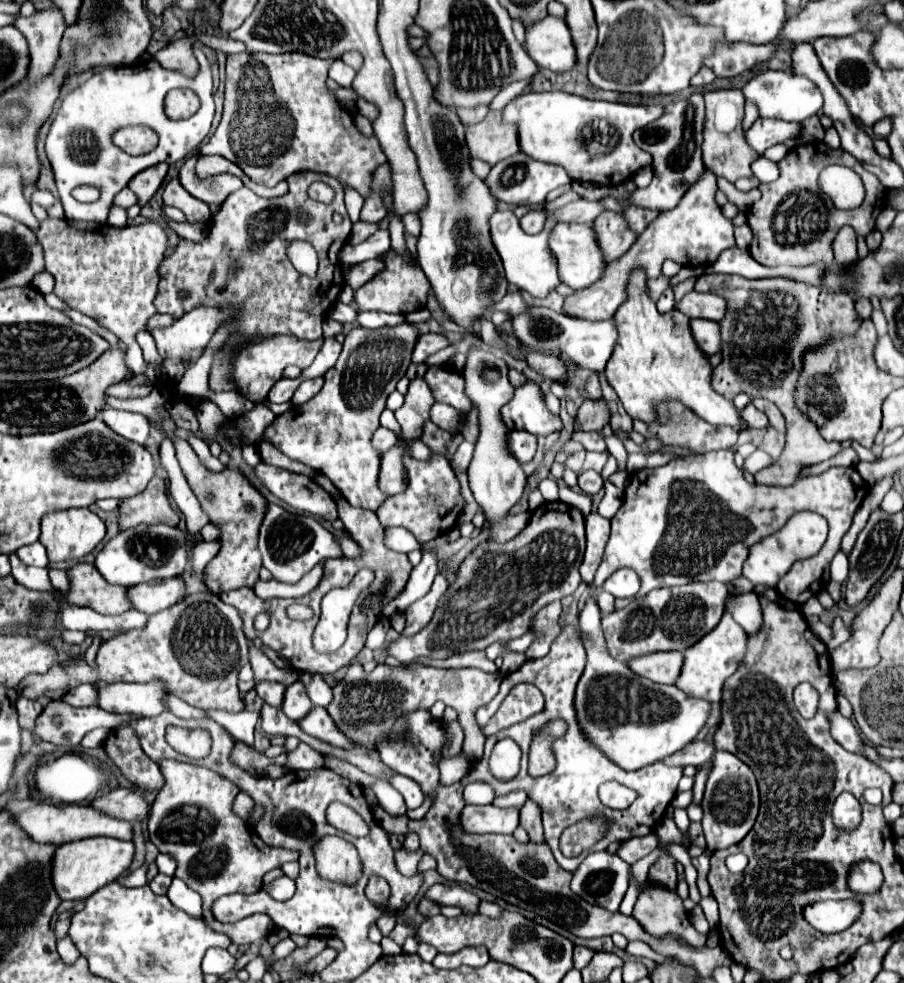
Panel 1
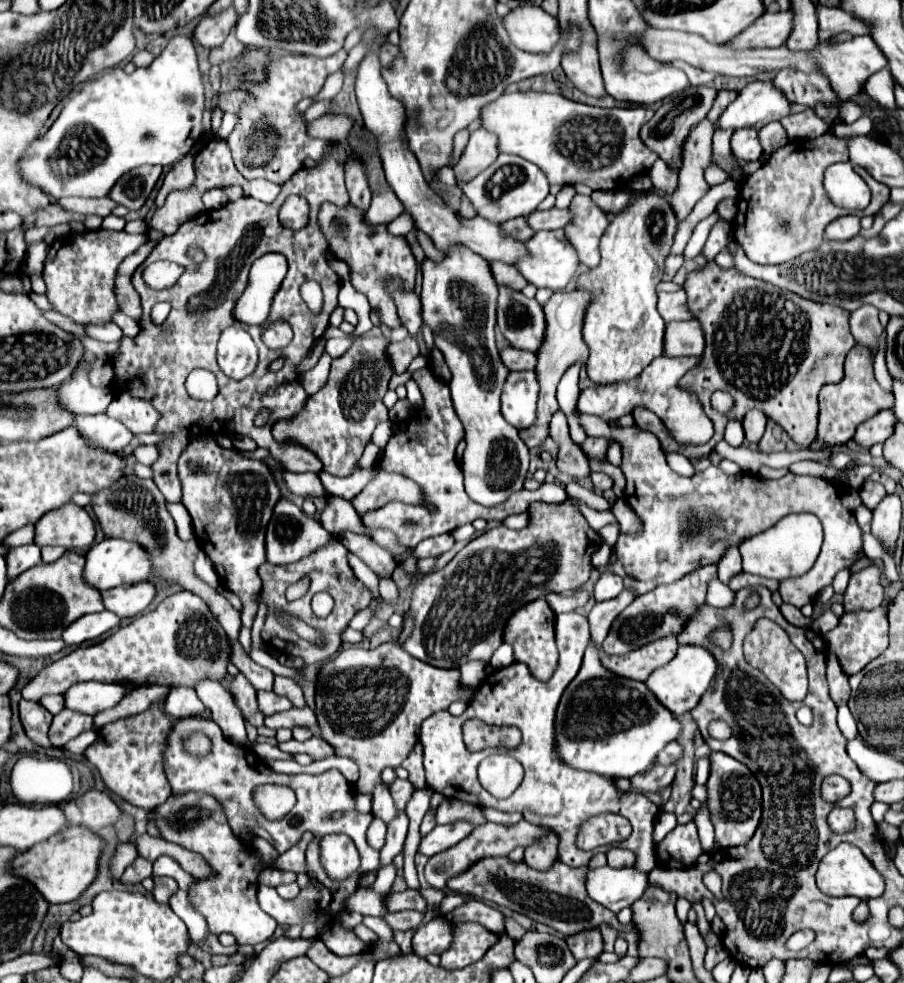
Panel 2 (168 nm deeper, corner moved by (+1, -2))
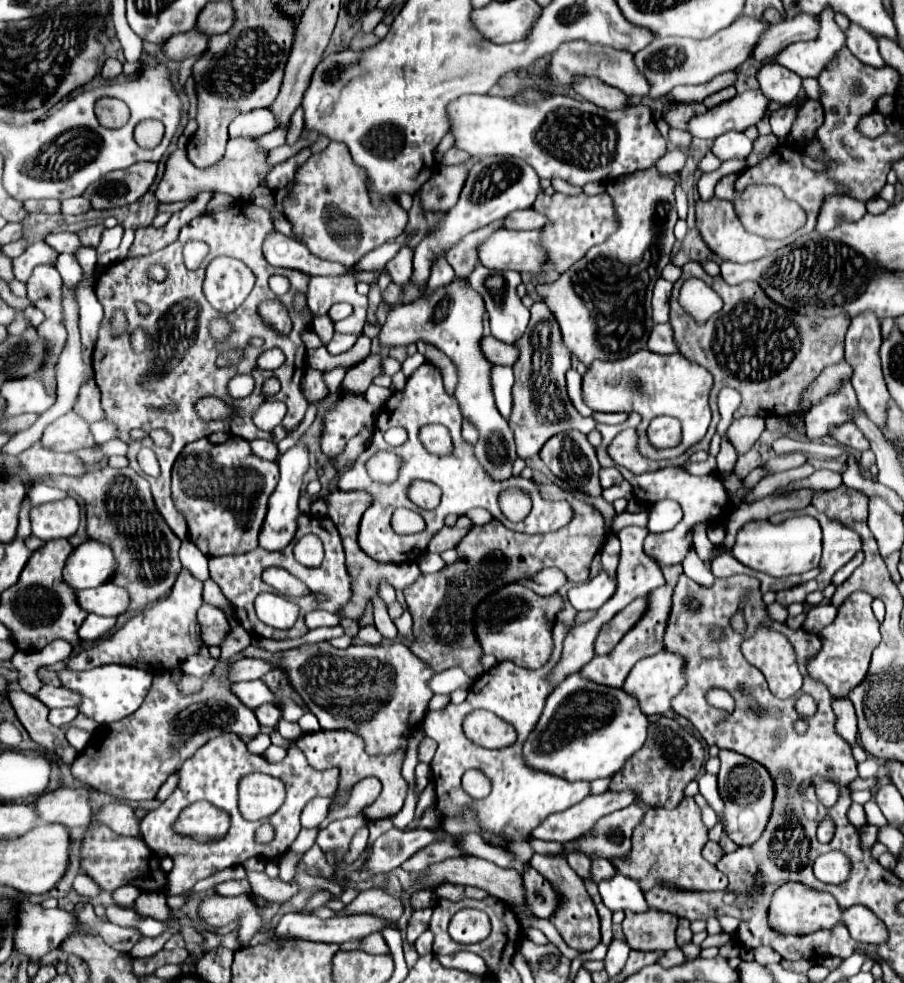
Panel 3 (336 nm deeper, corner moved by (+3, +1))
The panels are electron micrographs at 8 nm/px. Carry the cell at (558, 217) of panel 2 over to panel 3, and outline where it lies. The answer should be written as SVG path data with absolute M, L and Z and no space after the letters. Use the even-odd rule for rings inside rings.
M534 209L514 211L504 219L504 229L512 231L530 231L530 229L542 229L542 223L546 221L544 215L536 213Z

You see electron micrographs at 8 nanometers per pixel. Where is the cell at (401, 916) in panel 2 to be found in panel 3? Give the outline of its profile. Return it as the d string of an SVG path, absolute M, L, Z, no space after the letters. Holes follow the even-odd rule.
M286 913L276 927L276 935L322 941L322 943L344 943L344 941L354 941L354 939L364 939L370 933L380 931L384 925L388 923L372 915L332 917L332 919L322 921L310 915Z

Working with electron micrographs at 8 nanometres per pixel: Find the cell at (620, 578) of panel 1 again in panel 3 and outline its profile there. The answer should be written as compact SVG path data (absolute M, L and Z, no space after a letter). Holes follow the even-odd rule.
M602 571L590 581L574 585L568 591L568 601L576 611L586 611L586 609L600 609L602 603L610 599L610 595L614 595L614 581Z

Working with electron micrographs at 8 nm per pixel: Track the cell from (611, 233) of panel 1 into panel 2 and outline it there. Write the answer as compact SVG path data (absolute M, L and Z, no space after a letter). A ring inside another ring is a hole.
M580 194L574 196L570 208L576 218L564 228L568 232L568 240L572 242L572 246L576 246L580 262L586 268L596 268L600 264L600 238L604 236L608 226L606 214L592 202L590 196Z

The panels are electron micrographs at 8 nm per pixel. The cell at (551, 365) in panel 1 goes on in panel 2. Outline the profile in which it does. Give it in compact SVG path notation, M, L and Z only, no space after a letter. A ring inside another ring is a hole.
M504 348L500 350L502 362L510 368L510 370L536 370L536 354L534 352L526 352L526 350L518 350L518 348Z

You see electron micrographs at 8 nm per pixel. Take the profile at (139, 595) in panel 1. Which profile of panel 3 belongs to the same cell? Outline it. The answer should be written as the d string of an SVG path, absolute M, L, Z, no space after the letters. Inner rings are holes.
M104 583L94 589L82 589L78 591L76 601L84 611L104 617L116 617L128 609L126 591L114 583Z

